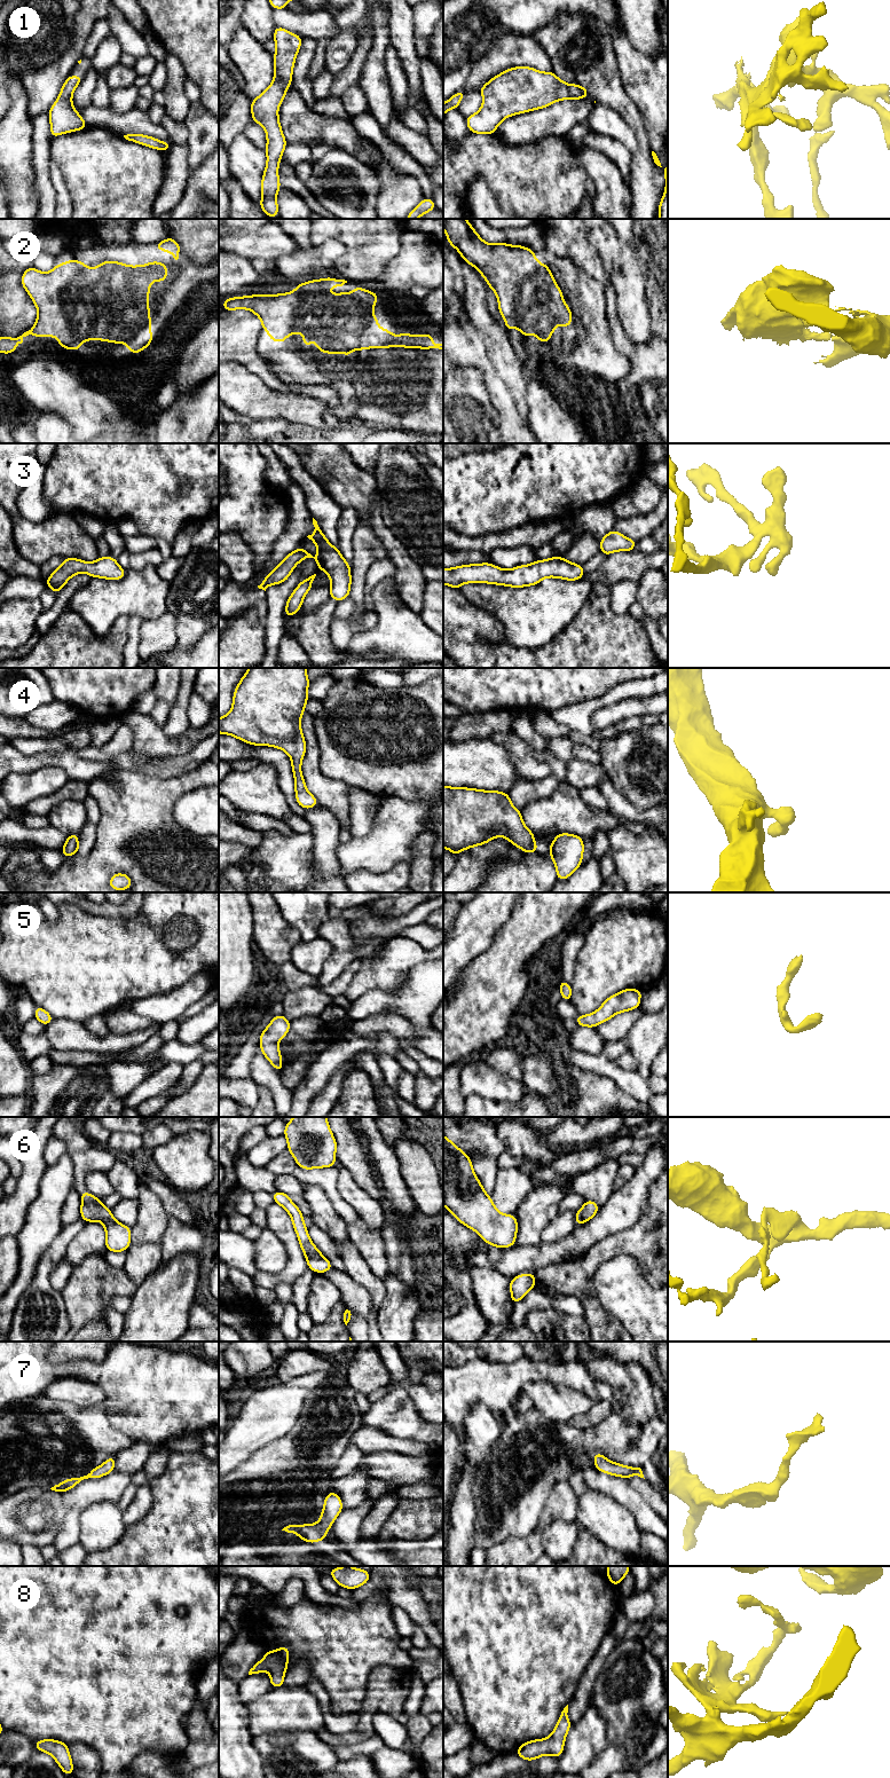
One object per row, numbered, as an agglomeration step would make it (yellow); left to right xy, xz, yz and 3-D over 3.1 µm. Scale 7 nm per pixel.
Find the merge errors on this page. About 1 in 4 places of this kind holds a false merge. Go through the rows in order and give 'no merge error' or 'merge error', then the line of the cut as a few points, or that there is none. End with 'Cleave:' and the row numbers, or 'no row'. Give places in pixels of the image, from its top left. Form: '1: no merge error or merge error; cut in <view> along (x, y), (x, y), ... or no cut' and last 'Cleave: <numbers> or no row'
1: no merge error; no cut
2: no merge error; no cut
3: no merge error; no cut
4: no merge error; no cut
5: no merge error; no cut
6: no merge error; no cut
7: no merge error; no cut
8: no merge error; no cut
Cleave: no row

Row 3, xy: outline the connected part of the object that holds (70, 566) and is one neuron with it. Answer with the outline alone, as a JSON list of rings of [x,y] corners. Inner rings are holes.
[[[110,554],[104,558],[99,557],[93,562],[77,558],[64,558],[62,565],[46,580],[46,587],[57,595],[73,575],[80,573],[86,573],[90,577],[118,581],[125,576],[126,571]]]

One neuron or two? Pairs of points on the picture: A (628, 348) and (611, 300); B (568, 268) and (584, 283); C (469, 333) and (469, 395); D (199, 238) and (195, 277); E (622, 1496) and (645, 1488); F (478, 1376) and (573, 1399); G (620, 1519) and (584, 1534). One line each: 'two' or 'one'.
A: one
B: one
C: two
D: two
E: two
F: two
G: two

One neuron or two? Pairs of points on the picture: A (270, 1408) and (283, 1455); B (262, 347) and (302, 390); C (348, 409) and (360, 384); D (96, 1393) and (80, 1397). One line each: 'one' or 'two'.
A: two
B: two
C: two
D: one

